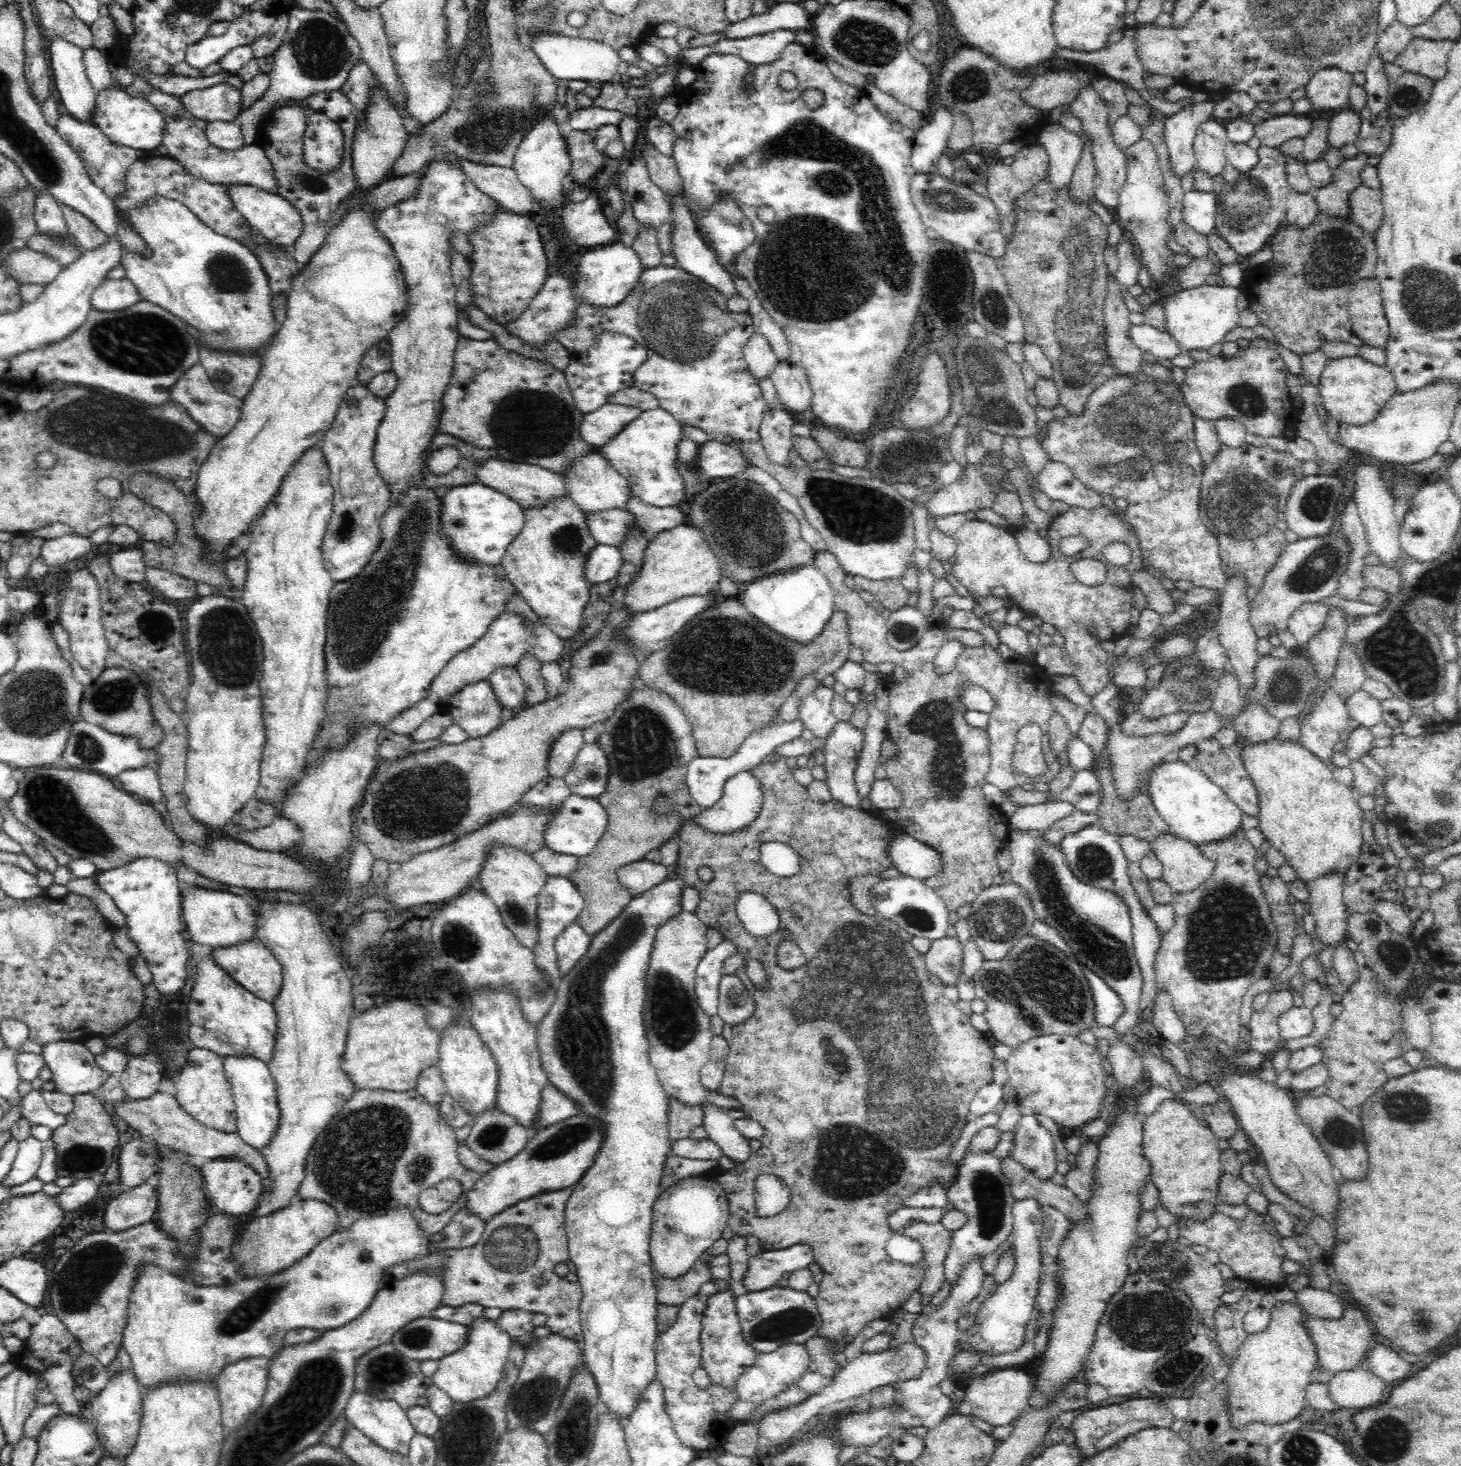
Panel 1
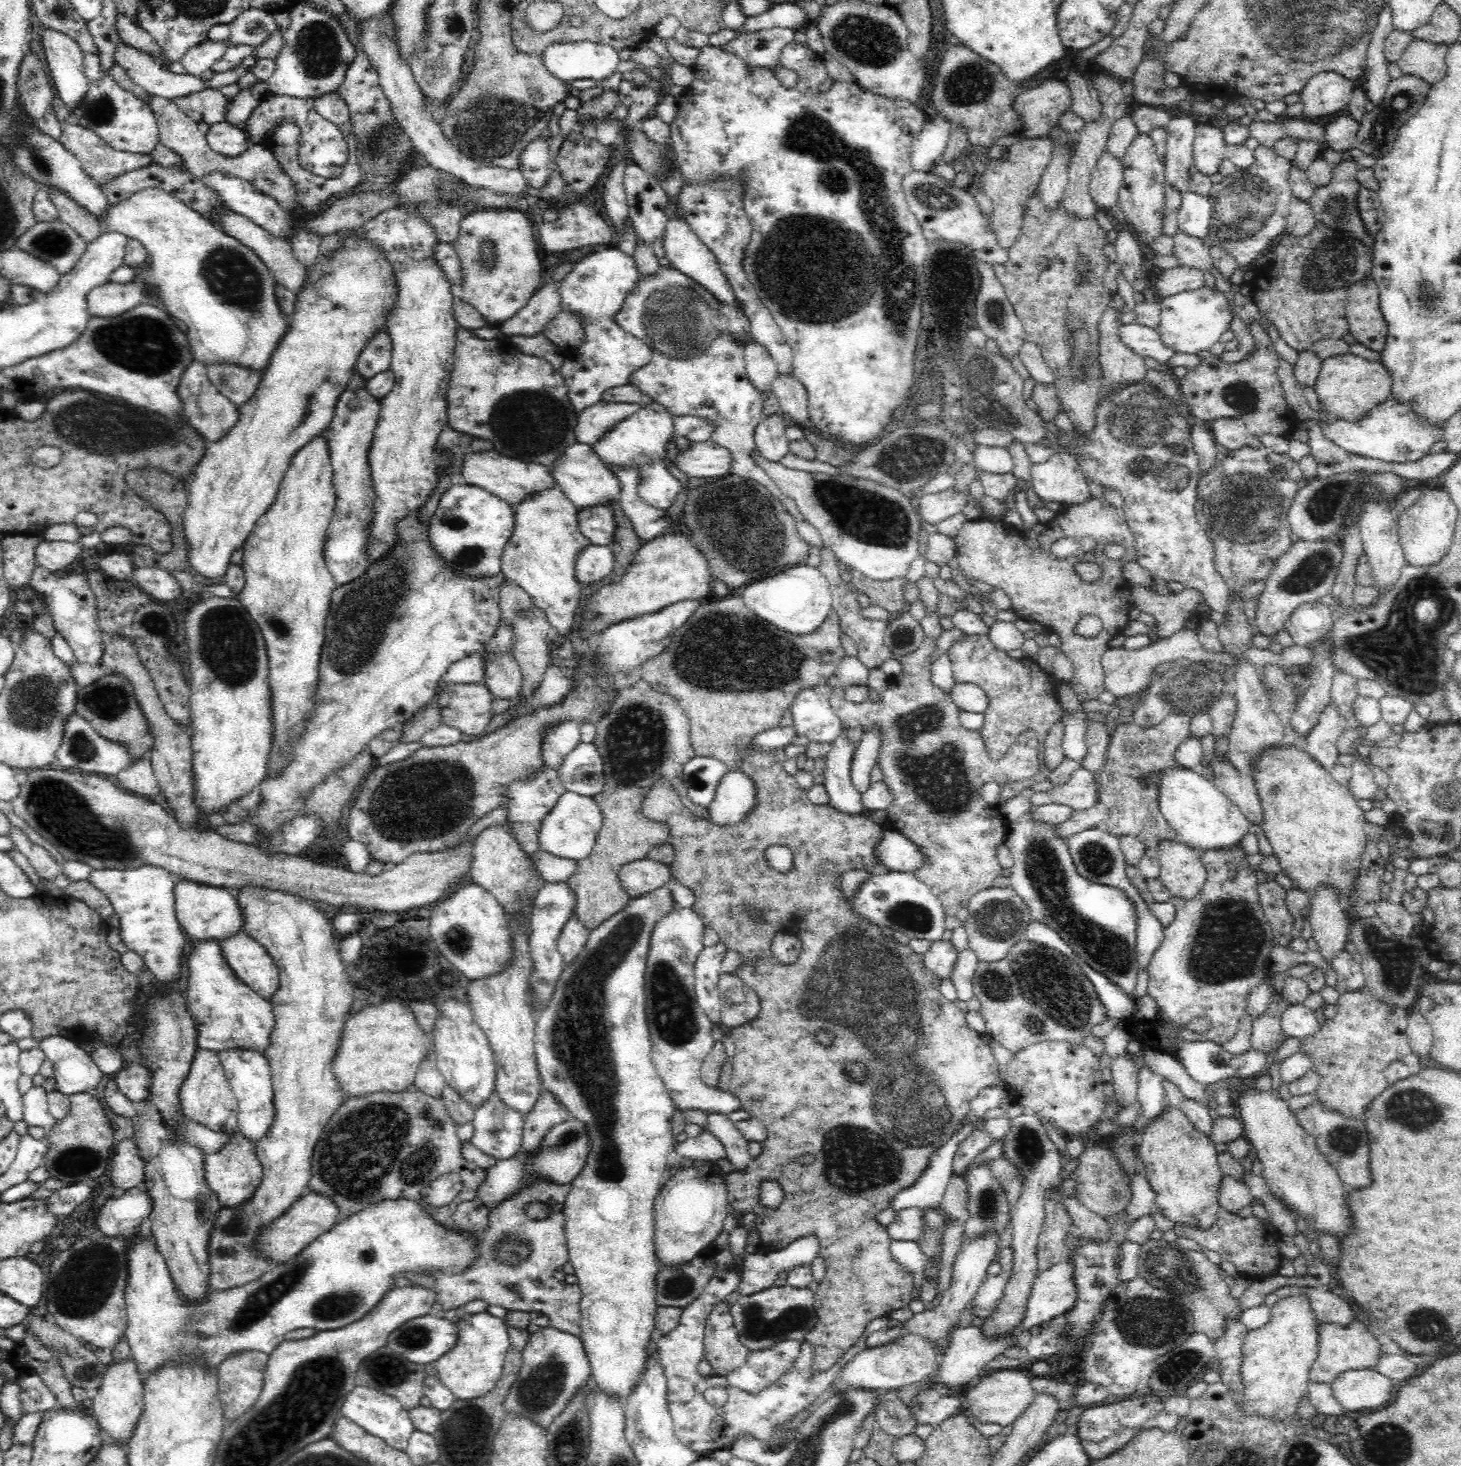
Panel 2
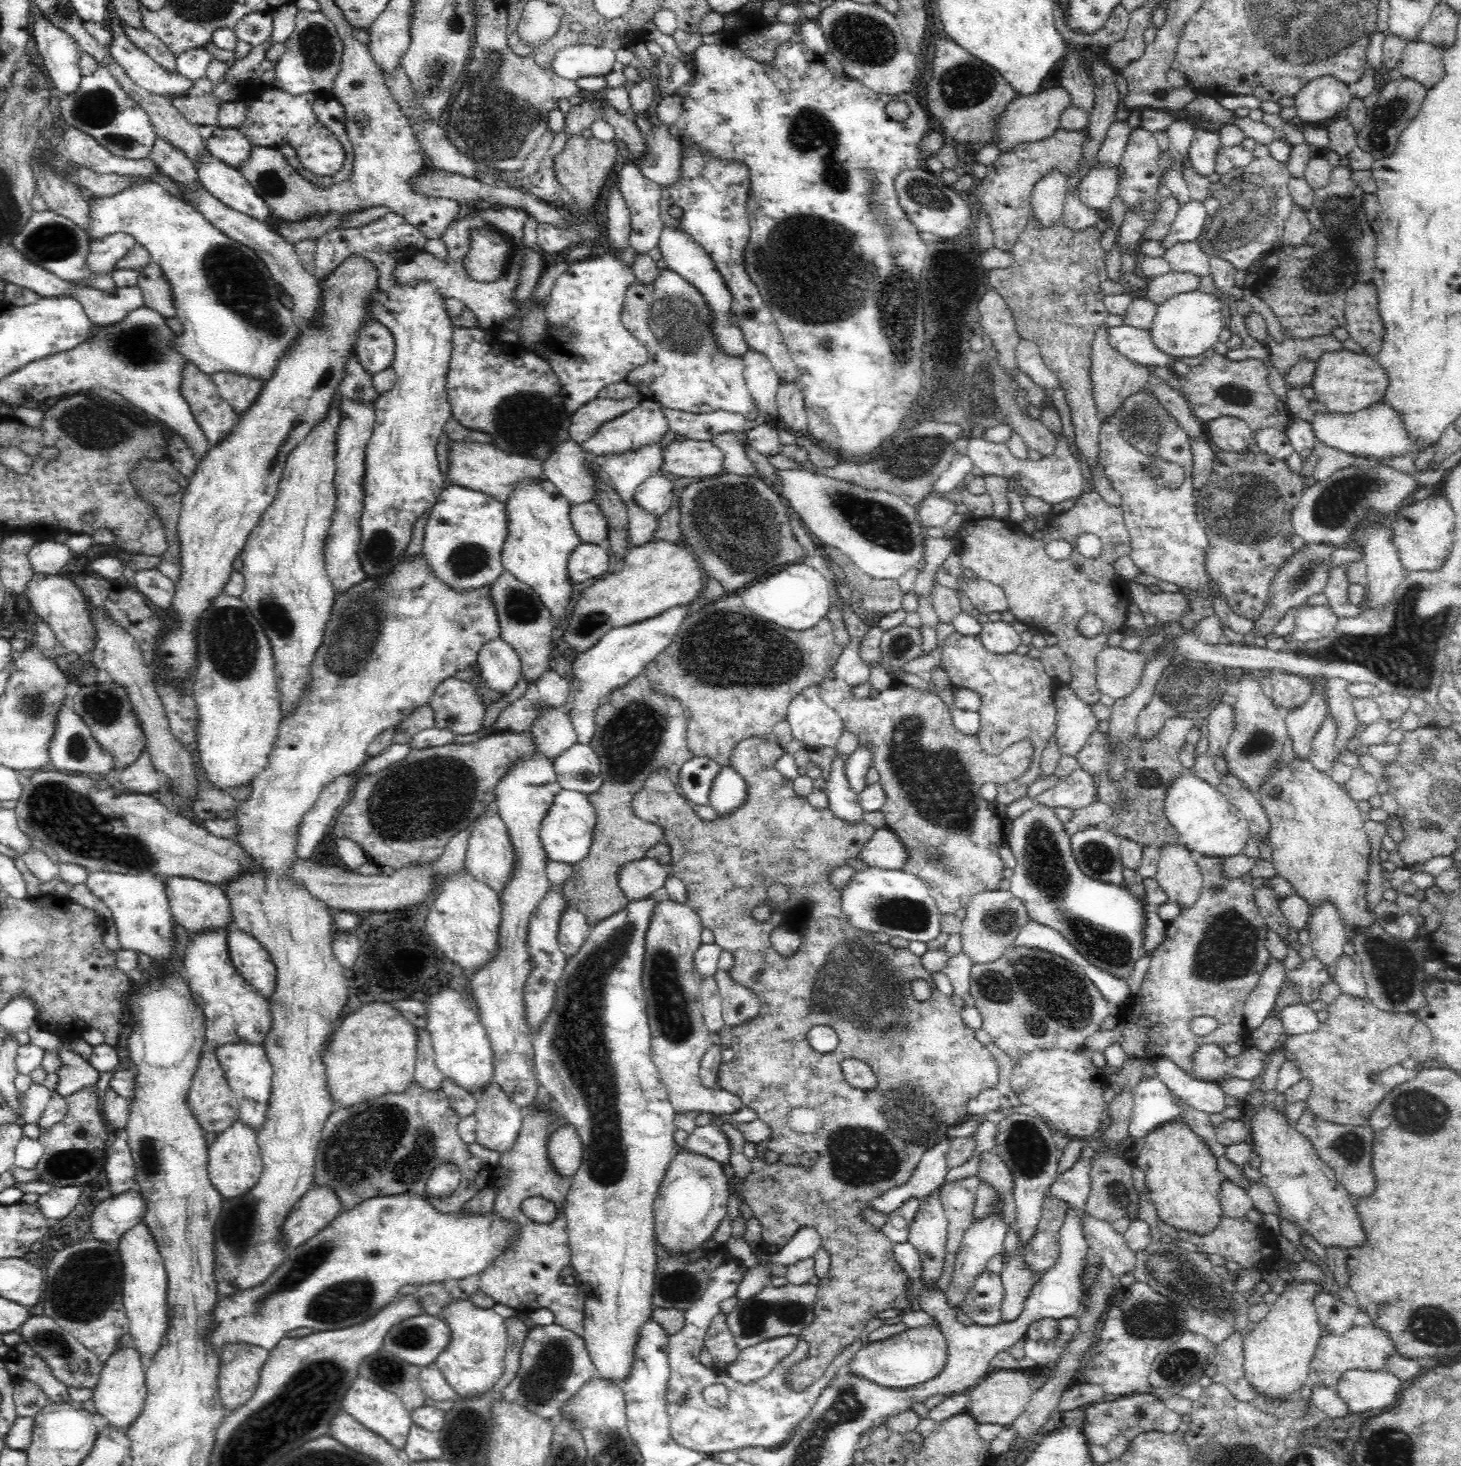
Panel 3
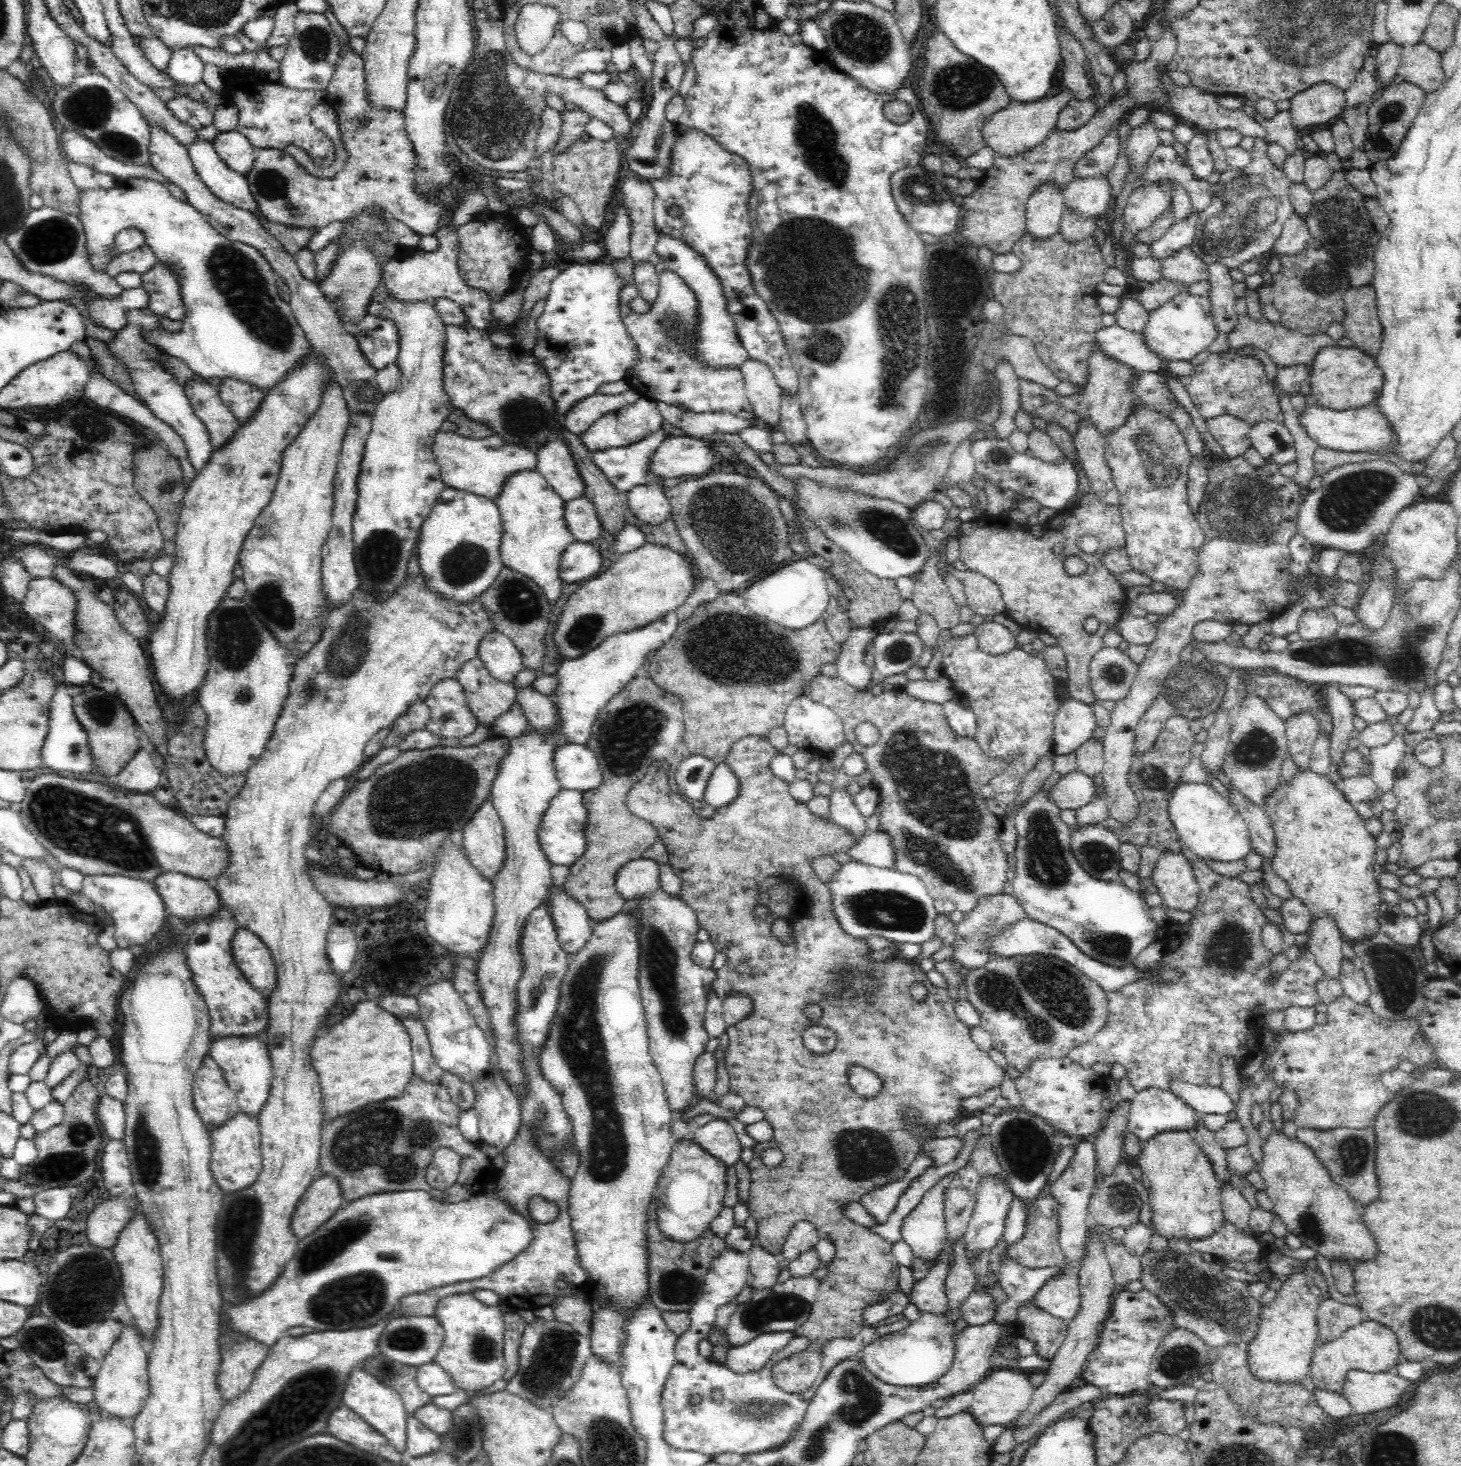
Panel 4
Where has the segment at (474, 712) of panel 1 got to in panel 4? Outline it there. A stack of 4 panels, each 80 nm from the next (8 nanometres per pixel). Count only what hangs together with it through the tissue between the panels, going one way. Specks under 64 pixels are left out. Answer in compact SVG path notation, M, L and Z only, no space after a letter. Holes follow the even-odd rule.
M456 679L439 680L426 697L429 719L425 730L433 738L462 738L476 730L477 724L465 706L461 686Z

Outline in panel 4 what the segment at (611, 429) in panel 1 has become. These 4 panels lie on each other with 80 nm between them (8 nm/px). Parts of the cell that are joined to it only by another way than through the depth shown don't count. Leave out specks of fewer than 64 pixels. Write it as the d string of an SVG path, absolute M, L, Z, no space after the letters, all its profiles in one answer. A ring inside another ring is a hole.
M630 389L616 395L592 394L584 397L580 402L563 416L564 426L568 431L581 434L600 416L614 412L616 408L622 408L628 404L634 404L640 398L640 394Z

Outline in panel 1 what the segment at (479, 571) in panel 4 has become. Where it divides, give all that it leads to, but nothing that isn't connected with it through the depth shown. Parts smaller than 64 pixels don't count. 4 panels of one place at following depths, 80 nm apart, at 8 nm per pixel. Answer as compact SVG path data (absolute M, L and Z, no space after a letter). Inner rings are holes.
M477 483L452 486L441 500L439 536L453 556L465 564L483 564L490 568L501 564L508 545L523 527L521 506Z

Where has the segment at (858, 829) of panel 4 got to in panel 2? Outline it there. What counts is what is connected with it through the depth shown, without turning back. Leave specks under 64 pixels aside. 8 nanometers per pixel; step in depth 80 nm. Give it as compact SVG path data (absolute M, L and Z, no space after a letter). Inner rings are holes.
M847 729L830 744L830 751L826 754L823 776L826 792L829 796L829 805L840 814L856 816L864 813L861 803L861 793L851 783L850 765L852 753L857 746Z

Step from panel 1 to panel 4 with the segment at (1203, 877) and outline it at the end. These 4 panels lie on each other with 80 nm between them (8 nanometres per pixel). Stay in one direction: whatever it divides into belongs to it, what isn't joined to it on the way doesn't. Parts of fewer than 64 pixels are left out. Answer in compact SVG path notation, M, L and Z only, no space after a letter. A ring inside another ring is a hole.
M1183 854L1162 855L1150 880L1158 889L1166 911L1192 913L1198 905L1198 883L1192 875L1191 862Z

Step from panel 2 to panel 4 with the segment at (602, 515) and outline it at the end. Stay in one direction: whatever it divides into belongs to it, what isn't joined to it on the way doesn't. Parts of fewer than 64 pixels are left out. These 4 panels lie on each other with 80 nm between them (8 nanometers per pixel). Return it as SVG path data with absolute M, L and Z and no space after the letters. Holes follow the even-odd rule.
M585 497L565 503L563 517L574 541L590 543L600 538L602 523L594 505Z

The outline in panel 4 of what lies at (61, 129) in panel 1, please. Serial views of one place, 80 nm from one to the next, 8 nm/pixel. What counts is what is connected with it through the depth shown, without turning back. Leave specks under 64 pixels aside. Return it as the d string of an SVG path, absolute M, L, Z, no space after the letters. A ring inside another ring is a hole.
M72 129L61 131L59 141L60 146L62 146L61 153L66 160L89 166L102 174L112 175L118 181L128 177L148 177L148 179L160 181L168 187L168 190L180 202L189 203L186 193L175 184L168 182L162 175L157 174L156 169L152 168L151 164L148 164L148 166L132 166L108 158L92 140L86 138L83 134L74 132Z

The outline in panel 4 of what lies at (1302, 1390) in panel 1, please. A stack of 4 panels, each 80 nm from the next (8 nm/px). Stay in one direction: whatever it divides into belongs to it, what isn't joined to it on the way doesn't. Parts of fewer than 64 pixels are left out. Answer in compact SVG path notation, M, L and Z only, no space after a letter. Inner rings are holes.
M1315 1258L1305 1260L1298 1272L1288 1275L1274 1302L1263 1306L1259 1332L1248 1344L1249 1368L1259 1380L1304 1381L1311 1372L1318 1338L1316 1312L1328 1300L1330 1290Z

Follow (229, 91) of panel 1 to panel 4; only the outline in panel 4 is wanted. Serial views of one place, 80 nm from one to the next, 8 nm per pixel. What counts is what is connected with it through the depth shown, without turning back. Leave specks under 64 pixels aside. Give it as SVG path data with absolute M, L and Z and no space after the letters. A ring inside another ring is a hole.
M188 96L172 97L165 102L165 107L177 122L190 126L196 131L213 124L212 108Z

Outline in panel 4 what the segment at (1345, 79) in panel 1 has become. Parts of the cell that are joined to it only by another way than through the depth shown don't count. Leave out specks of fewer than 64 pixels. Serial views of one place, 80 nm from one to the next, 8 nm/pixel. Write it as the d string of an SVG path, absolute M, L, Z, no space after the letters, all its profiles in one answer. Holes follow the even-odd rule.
M1316 84L1293 96L1290 100L1290 118L1296 130L1328 124L1344 108L1345 93L1329 84Z

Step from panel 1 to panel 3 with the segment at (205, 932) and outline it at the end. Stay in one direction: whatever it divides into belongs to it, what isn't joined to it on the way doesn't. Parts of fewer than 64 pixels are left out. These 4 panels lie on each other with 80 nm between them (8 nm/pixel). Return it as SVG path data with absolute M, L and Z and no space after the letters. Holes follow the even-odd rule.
M183 876L165 877L163 882L174 923L184 926L189 933L230 926L228 899L224 897L224 891L220 886Z

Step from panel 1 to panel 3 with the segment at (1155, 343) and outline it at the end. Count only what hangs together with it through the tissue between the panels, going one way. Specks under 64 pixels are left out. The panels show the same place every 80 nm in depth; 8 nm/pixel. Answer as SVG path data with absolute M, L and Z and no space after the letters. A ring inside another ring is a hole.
M1121 325L1106 327L1106 343L1120 357L1124 356L1130 363L1140 365L1144 369L1165 368L1173 363L1173 359L1160 352L1152 345L1150 333L1131 326Z

